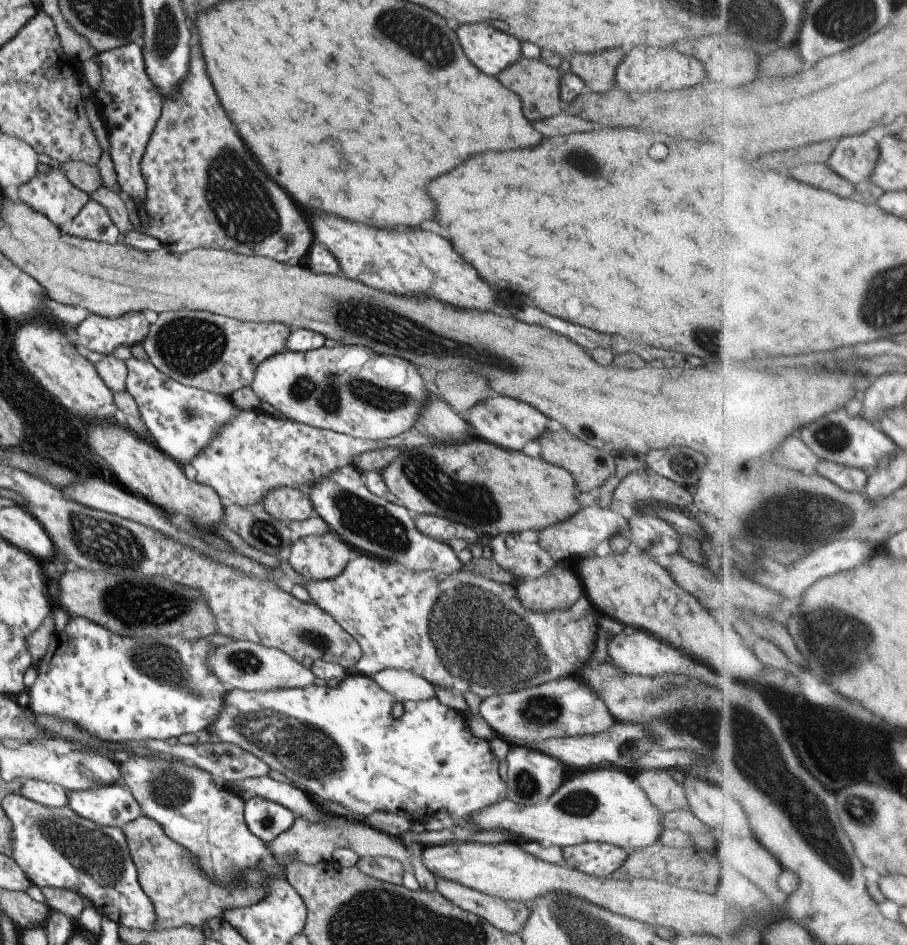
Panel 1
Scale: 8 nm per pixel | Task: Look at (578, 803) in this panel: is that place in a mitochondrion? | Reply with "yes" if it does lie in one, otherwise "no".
yes

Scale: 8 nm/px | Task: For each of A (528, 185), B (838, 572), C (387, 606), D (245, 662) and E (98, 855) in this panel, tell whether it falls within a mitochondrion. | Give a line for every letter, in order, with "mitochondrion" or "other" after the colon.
A: other
B: other
C: other
D: mitochondrion
E: mitochondrion

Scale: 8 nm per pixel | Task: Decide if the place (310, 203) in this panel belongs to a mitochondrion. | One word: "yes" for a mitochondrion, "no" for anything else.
no

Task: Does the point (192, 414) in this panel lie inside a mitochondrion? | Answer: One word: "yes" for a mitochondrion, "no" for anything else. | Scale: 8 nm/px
yes

